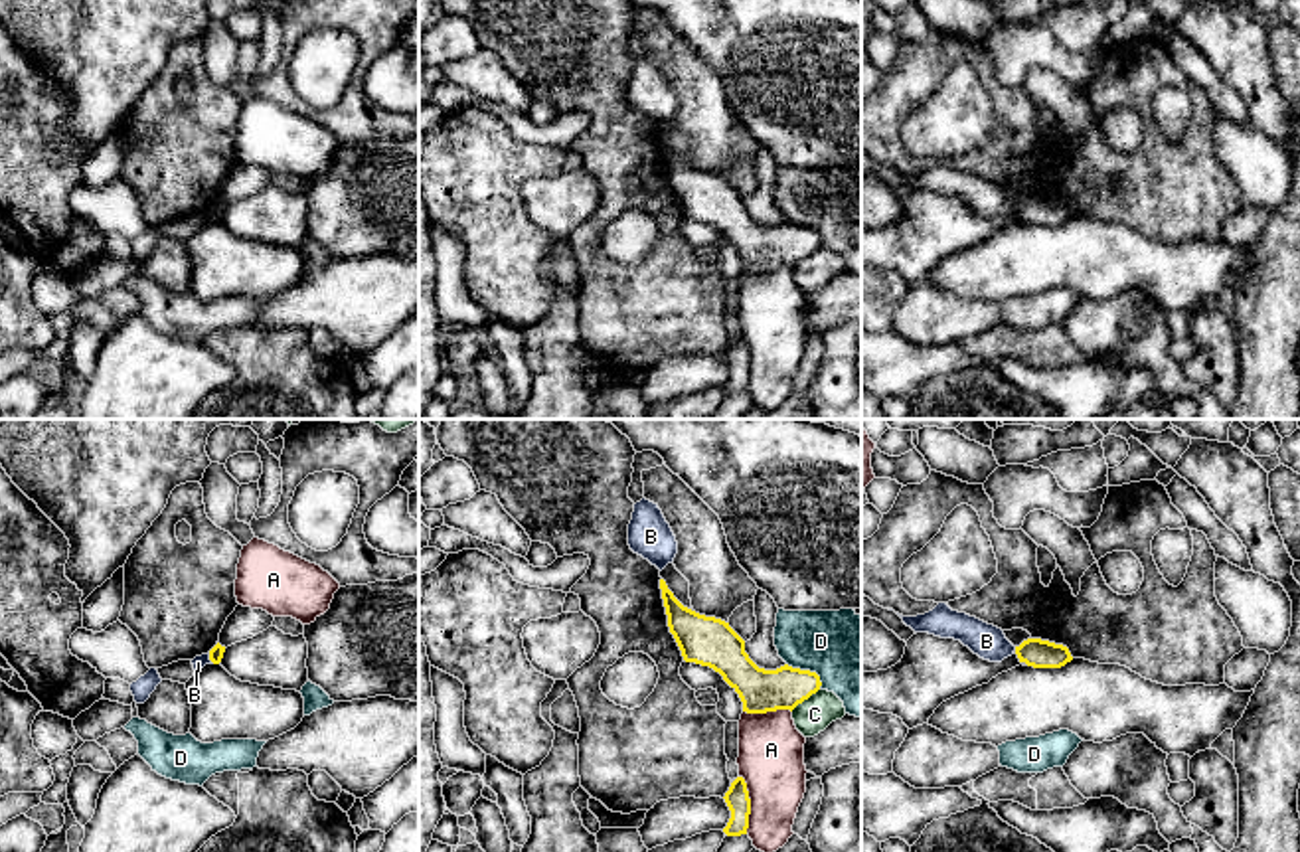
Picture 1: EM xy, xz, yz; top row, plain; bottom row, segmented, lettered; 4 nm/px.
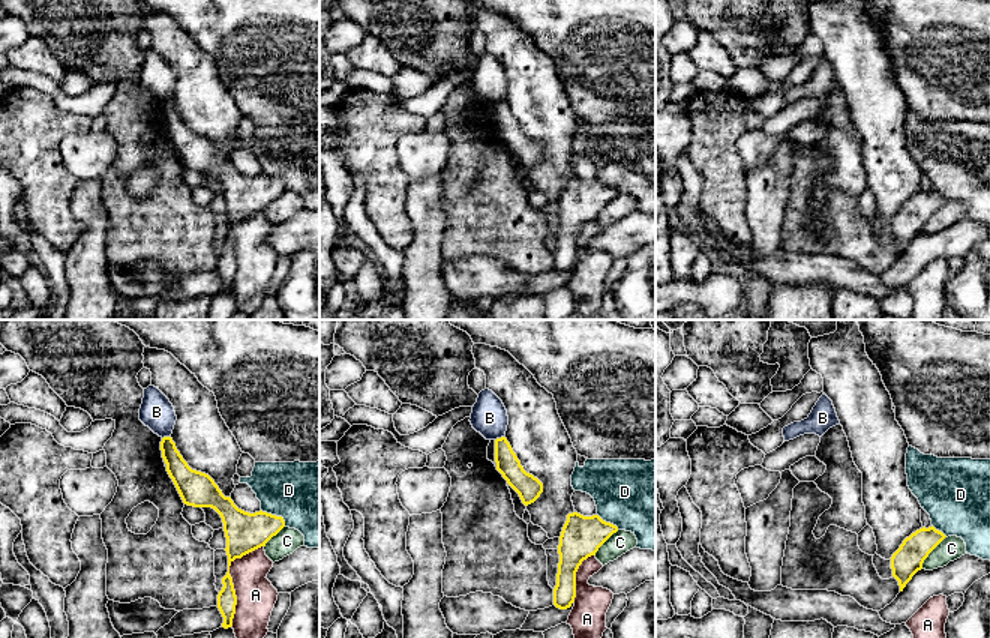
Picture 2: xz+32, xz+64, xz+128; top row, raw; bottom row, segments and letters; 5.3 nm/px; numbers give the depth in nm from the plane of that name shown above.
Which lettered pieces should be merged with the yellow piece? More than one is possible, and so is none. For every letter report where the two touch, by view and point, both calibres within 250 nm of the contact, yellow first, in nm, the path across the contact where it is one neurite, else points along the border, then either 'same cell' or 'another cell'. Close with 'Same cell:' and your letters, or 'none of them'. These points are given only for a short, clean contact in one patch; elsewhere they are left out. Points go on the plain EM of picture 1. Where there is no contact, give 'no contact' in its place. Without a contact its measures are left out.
A: contact xz (749, 362); calibres 100 and 280 nm; another cell
B: contact xy (210, 216); calibres 60 and 50 nm; border xy (208, 210), (214, 220); another cell
C: contact xz (805, 255); calibres 180 and 140 nm; another cell
D: contact xz (807, 228); calibres 180 and 360 nm; another cell
Same cell: none of them

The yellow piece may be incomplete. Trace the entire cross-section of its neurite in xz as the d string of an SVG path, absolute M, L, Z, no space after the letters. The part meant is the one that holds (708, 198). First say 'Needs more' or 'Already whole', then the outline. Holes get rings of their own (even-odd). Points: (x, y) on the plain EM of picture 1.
Already whole. M660 136L668 184L686 219L709 223L739 251L743 269L767 271L794 267L816 251L820 233L788 221L776 227L759 225L745 210L745 198L729 180L684 164Z

